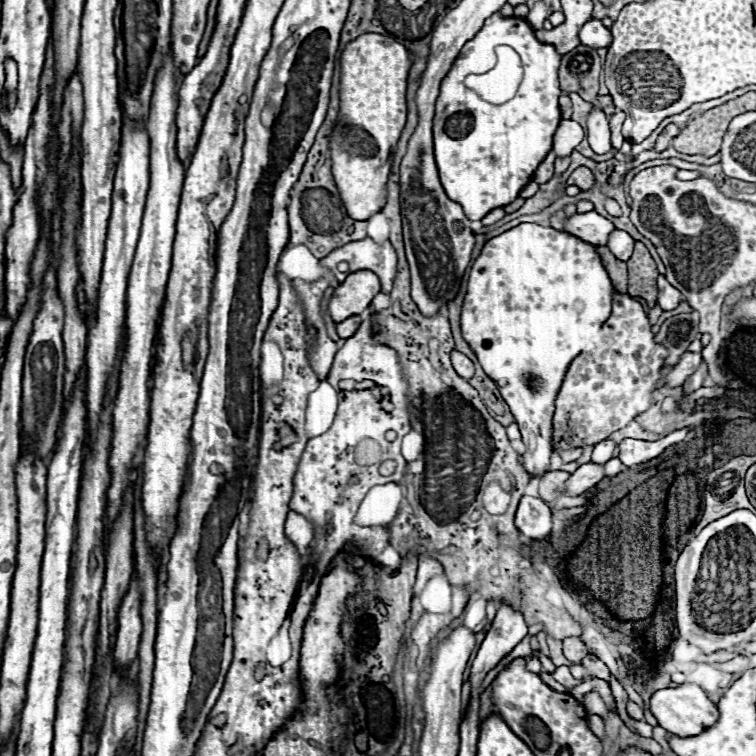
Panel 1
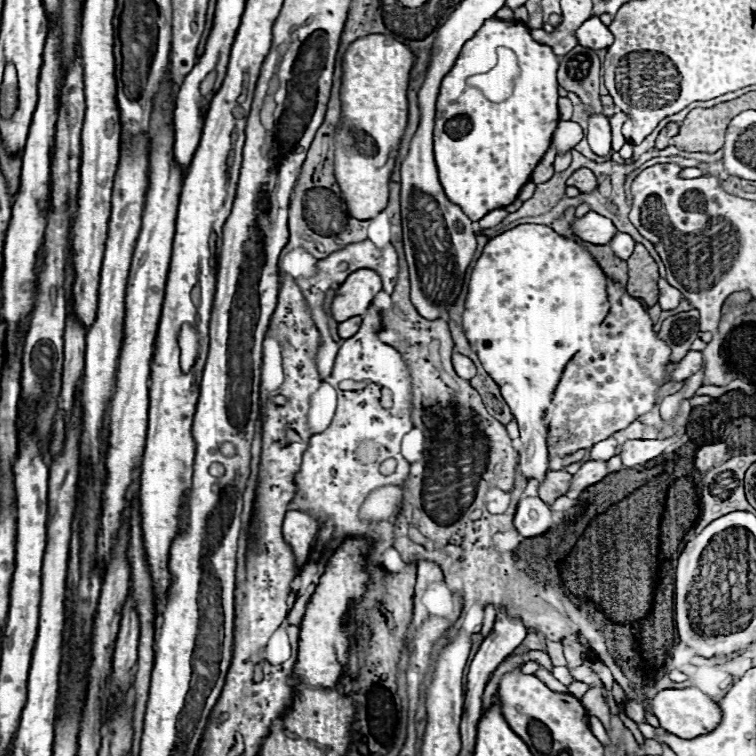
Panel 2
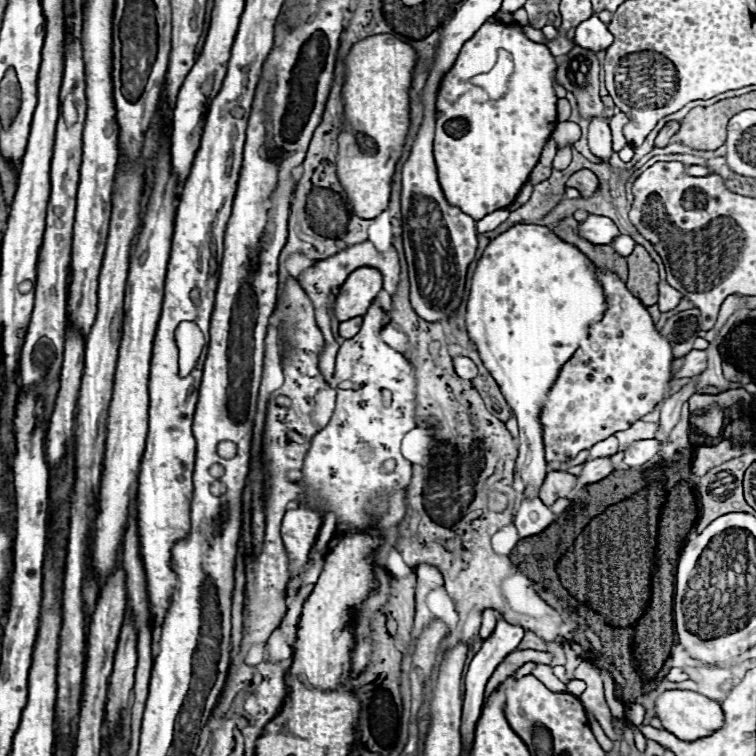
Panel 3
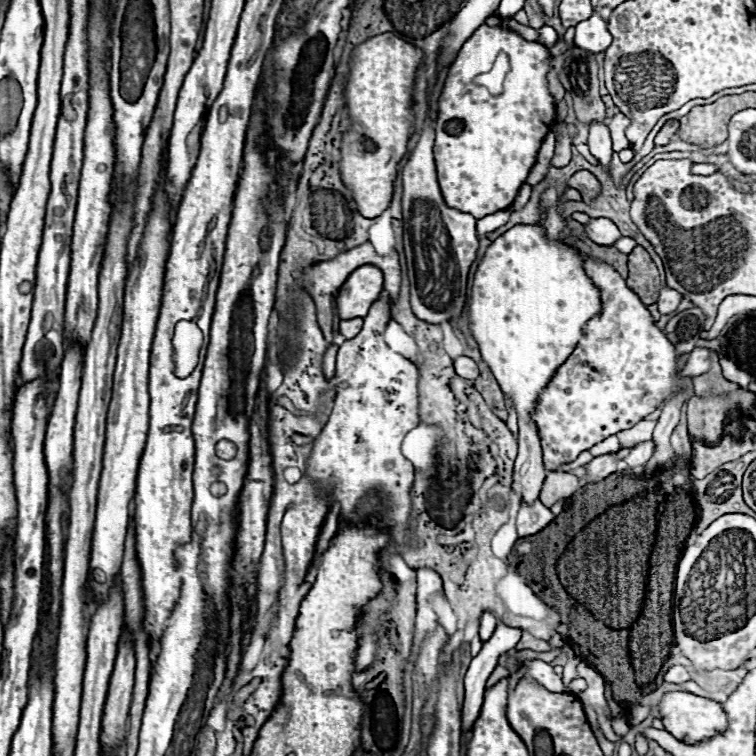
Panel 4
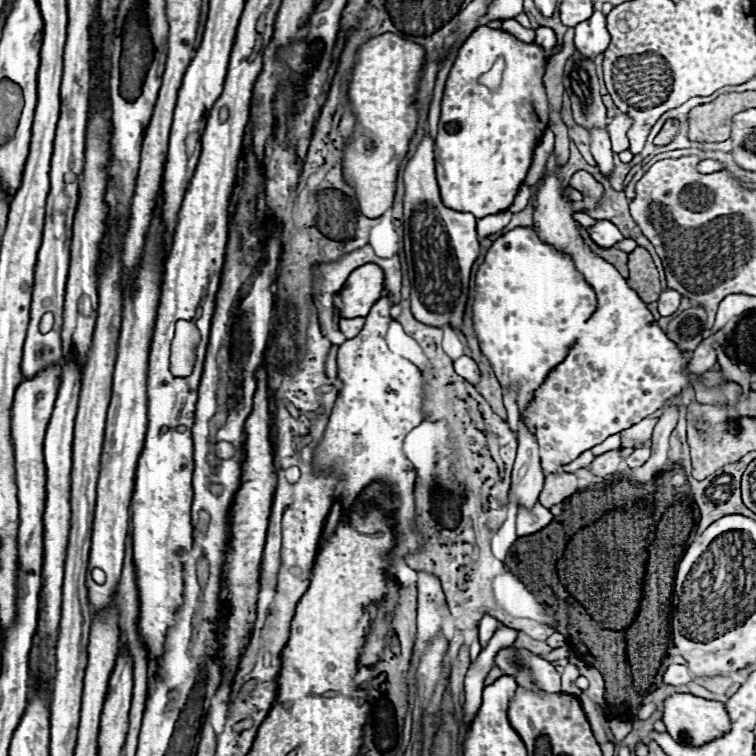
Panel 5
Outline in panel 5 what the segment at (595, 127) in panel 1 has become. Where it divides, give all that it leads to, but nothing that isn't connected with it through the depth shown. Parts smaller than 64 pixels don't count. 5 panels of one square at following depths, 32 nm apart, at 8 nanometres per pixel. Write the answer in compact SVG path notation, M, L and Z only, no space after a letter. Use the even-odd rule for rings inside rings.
M592 128L590 130L590 152L594 160L598 162L602 174L610 176L614 170L612 164L612 148L610 148L610 136L606 128Z

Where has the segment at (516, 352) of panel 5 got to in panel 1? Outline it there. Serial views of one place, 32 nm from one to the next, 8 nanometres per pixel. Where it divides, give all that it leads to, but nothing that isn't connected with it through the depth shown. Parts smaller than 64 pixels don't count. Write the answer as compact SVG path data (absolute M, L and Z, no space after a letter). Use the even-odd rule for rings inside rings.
M514 226L500 236L490 238L472 264L460 318L462 336L478 356L484 372L498 384L502 398L508 402L516 424L520 426L522 442L526 444L522 464L536 478L540 478L550 464L554 402L568 366L610 318L612 298L614 284L596 252L596 246L550 226Z

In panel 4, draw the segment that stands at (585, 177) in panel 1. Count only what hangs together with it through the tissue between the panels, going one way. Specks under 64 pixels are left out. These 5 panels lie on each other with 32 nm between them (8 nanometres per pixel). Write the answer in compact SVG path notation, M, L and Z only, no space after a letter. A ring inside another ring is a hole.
M580 170L576 172L570 180L568 180L568 186L570 188L576 188L580 194L582 194L582 200L584 202L590 202L594 200L598 194L600 194L600 182L596 180L596 176L588 170Z

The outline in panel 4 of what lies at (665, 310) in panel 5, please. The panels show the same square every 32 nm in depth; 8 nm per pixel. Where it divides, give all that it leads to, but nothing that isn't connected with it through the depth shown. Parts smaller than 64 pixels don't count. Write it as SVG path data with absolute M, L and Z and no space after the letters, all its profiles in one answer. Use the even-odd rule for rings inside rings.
M662 286L660 288L660 298L658 298L658 310L660 310L660 314L674 312L678 308L680 300L682 300L680 292L676 292L676 290L668 288L668 286Z

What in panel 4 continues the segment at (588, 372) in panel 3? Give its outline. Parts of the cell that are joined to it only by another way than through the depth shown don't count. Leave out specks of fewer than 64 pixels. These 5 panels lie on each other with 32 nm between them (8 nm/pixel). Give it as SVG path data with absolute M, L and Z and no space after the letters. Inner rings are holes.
M582 254L584 270L600 288L602 312L598 318L590 320L584 328L584 346L580 346L570 354L570 358L558 368L552 382L540 396L540 402L534 412L534 422L540 430L542 456L546 470L556 470L560 464L572 462L580 452L590 450L594 444L606 440L612 434L628 430L644 416L654 412L672 392L678 388L682 378L678 376L678 360L672 342L656 328L648 308L640 302L640 298L626 286L616 270L608 264L596 262L590 256Z

